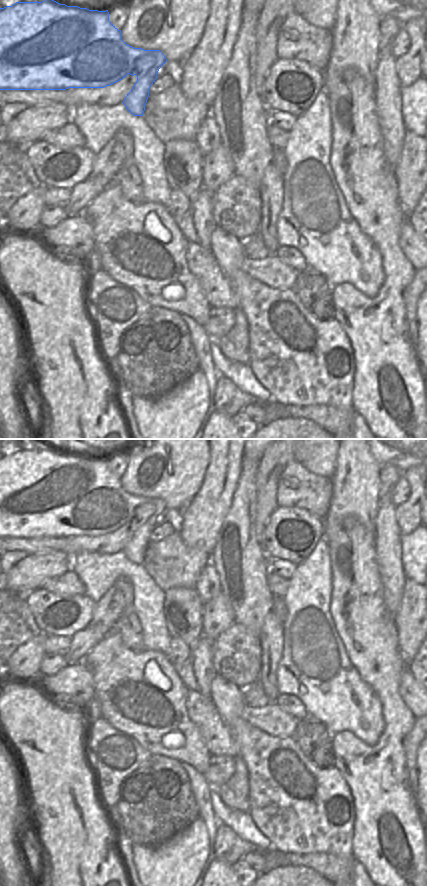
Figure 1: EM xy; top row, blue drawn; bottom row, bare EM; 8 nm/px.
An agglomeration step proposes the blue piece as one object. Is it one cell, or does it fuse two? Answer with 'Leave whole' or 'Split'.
Leave whole.

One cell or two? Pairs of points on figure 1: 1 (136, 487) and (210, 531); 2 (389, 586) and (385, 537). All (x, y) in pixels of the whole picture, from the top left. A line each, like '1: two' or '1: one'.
1: two
2: one

